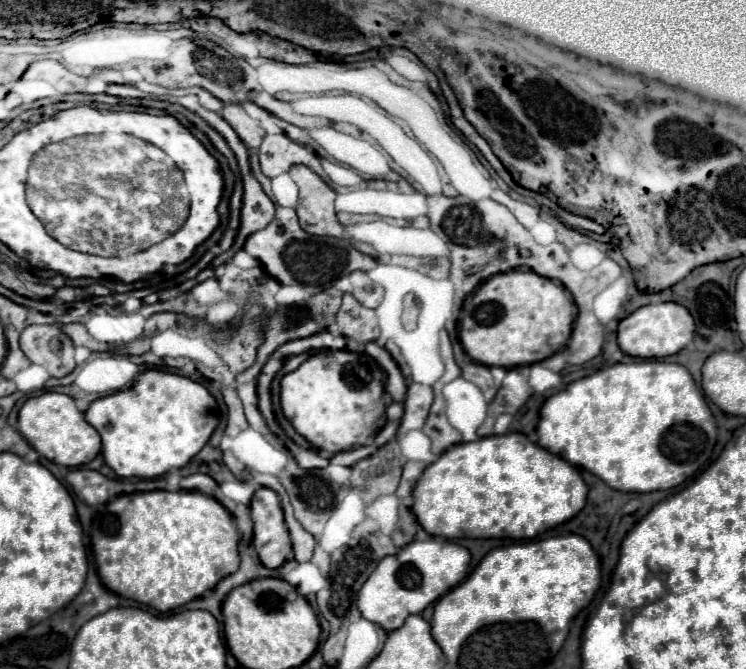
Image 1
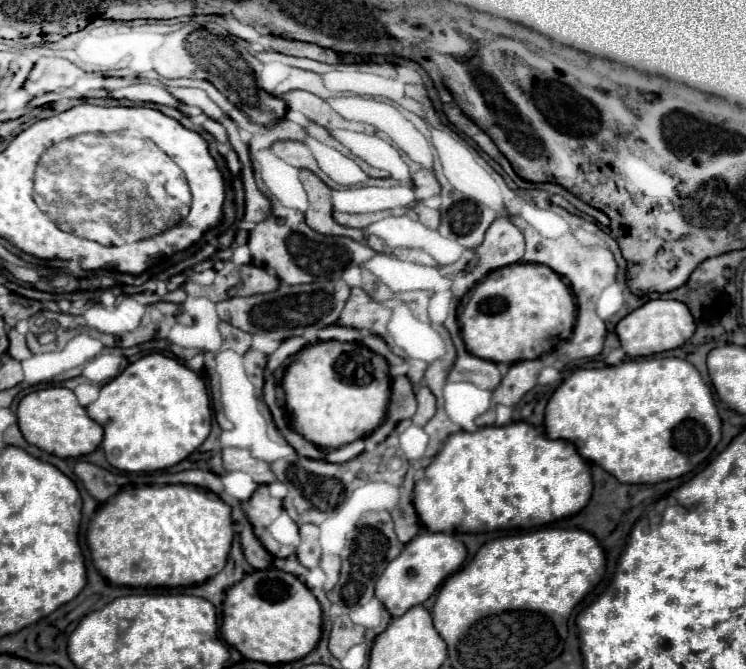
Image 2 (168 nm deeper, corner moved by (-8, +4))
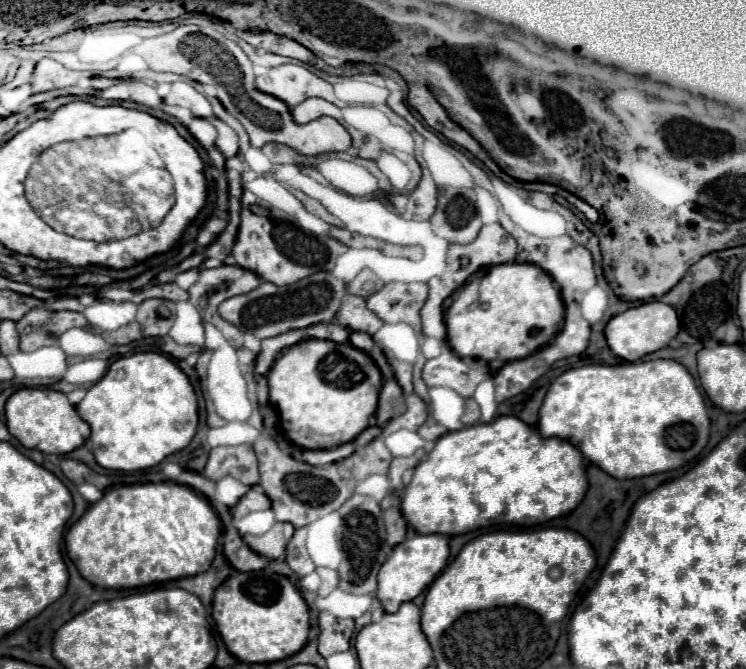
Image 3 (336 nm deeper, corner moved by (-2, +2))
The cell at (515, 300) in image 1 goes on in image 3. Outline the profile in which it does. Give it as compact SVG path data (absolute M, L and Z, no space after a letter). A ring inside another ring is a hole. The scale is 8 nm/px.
M504 263L484 269L482 273L470 277L470 281L462 285L462 289L456 289L452 293L452 305L448 307L444 321L448 343L460 357L484 361L514 361L528 357L536 349L544 347L560 331L560 327L564 325L564 303L560 299L558 289L552 283L552 277L544 273L538 265Z

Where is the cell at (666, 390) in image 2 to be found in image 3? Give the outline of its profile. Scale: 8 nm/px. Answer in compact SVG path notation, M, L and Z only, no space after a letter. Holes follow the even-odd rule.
M670 359L568 369L550 385L538 419L542 437L570 441L586 459L616 479L682 467L706 447L708 427L710 419L692 375Z

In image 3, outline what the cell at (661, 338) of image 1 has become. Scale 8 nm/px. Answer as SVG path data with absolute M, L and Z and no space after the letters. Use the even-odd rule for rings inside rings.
M648 301L648 303L642 303L638 307L632 307L620 315L612 317L604 329L604 335L606 335L608 347L612 349L614 355L618 355L626 361L638 361L644 355L666 347L668 341L672 337L676 337L678 329L680 329L678 315L670 305L666 305L662 301Z

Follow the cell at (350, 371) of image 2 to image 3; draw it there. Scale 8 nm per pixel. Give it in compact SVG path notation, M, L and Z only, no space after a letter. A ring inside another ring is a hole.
M306 339L282 351L268 371L270 405L278 413L280 433L300 449L332 449L354 441L368 425L376 411L378 393L382 387L382 373L376 363L352 343L334 343L322 339Z

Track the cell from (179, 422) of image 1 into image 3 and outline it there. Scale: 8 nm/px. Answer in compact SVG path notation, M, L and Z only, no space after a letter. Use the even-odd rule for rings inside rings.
M136 353L116 359L106 375L88 389L76 409L92 429L90 441L98 465L112 471L142 471L158 465L164 457L184 449L192 441L198 425L198 403L188 377L160 353Z

